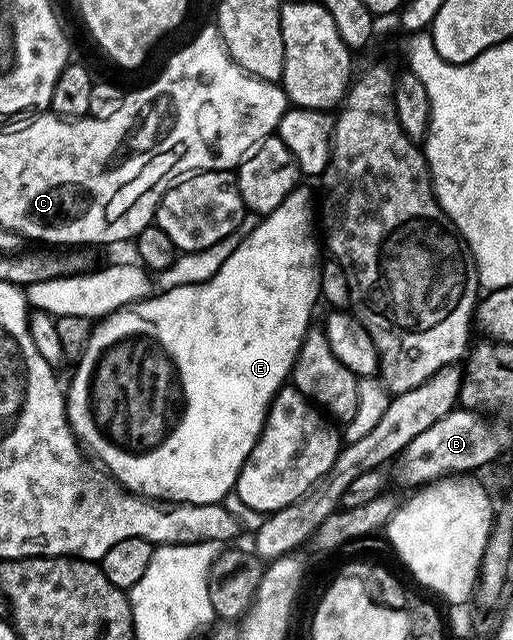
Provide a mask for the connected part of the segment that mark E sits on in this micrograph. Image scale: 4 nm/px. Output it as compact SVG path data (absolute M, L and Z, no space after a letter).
M297 186L290 194L286 194L286 198L282 202L282 206L278 206L278 210L269 212L267 216L261 219L260 225L256 227L250 235L246 236L243 242L236 247L234 254L230 254L230 258L226 258L226 262L222 262L222 266L218 270L218 274L214 274L214 278L210 278L201 284L194 286L178 286L169 292L157 291L146 300L139 300L136 304L131 304L125 308L119 308L117 312L111 312L109 316L103 317L93 327L92 332L87 338L86 347L83 349L84 357L80 360L80 365L76 368L76 373L72 376L72 381L66 384L66 403L68 406L68 421L72 427L72 433L81 448L93 461L99 462L104 471L108 475L113 476L122 487L127 488L129 492L145 497L153 502L167 502L168 504L191 504L193 502L220 502L224 497L229 495L236 487L236 479L242 470L242 466L246 462L246 458L250 458L250 450L254 450L254 446L258 442L258 438L264 429L264 423L268 417L268 408L272 404L272 400L278 394L278 390L285 387L289 383L292 367L298 358L298 350L302 346L304 336L308 332L310 325L313 323L312 311L316 308L316 300L321 299L320 295L320 266L322 263L322 255L320 256L320 248L316 245L316 236L312 233L312 192L305 186Z

